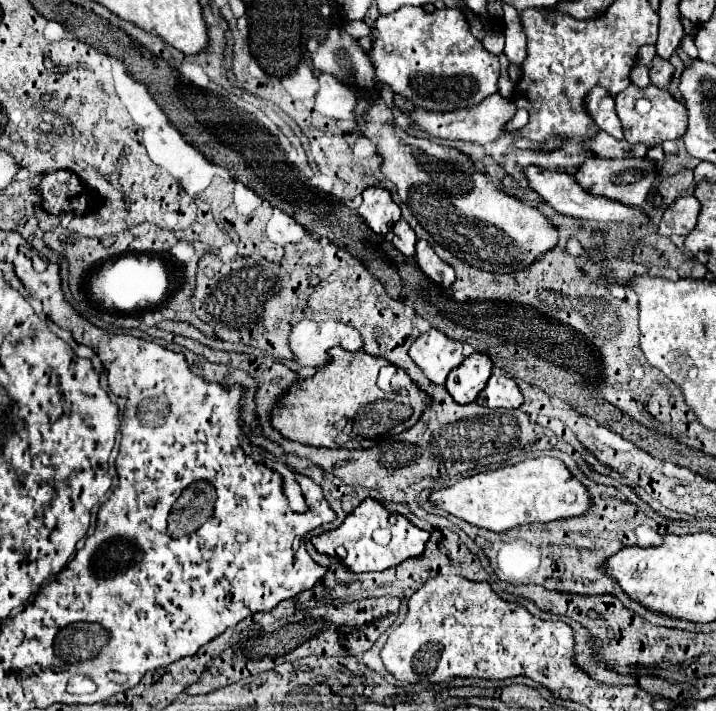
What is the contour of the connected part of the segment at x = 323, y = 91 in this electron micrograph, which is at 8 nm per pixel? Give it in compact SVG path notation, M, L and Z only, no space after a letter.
M320 73L318 83L320 89L316 93L316 111L334 119L354 119L352 109L356 105L356 91L340 85L340 81L328 73Z

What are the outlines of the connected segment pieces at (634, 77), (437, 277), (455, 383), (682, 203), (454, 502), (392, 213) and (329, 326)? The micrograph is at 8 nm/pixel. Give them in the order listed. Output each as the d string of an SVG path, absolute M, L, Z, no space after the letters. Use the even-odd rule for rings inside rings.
M636 63L632 73L630 73L630 81L638 87L648 87L650 85L650 79L648 79L648 65L642 65L642 63Z
M418 241L416 243L416 259L420 269L440 287L448 289L456 281L456 273L452 265L448 265L444 259L440 259L434 249L428 245L428 241Z
M472 353L448 375L446 379L448 393L460 405L472 403L478 397L478 393L486 387L490 375L492 375L490 357L486 357L486 353Z
M693 195L680 197L668 207L658 233L662 236L686 236L696 226L700 202Z
M556 457L526 459L510 467L478 473L474 477L458 481L452 487L434 491L430 495L430 501L438 509L444 509L472 525L498 533L528 523L550 523L558 519L582 517L592 509L590 491L568 471L564 461Z
M368 187L362 193L358 213L378 235L386 235L400 221L400 207L392 201L390 191L382 187Z
M300 321L290 335L290 349L304 367L324 367L330 361L328 351L342 347L352 353L364 351L362 335L356 327L342 321Z

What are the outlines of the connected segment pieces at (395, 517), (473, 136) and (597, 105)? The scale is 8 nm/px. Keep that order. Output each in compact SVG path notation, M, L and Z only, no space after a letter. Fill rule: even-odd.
M368 497L346 517L346 521L338 529L312 537L312 543L320 553L326 553L326 555L334 555L336 547L344 545L346 547L344 565L350 567L354 573L364 573L364 571L384 571L388 567L402 563L408 557L422 555L428 539L430 539L428 531L416 527L404 515L392 513L380 501ZM376 531L390 531L392 535L386 543L380 543L376 541Z
M494 93L494 95L488 95L480 105L476 105L476 109L466 109L466 111L456 111L456 113L428 113L422 109L414 109L414 113L410 113L408 119L410 119L412 127L424 129L432 135L486 145L502 135L504 123L508 119L512 119L514 113L516 113L516 105L512 105L510 99L504 99L498 93Z
M594 89L592 95L588 95L586 109L602 131L610 133L616 139L622 137L622 125L614 109L614 99L608 95L606 89Z

